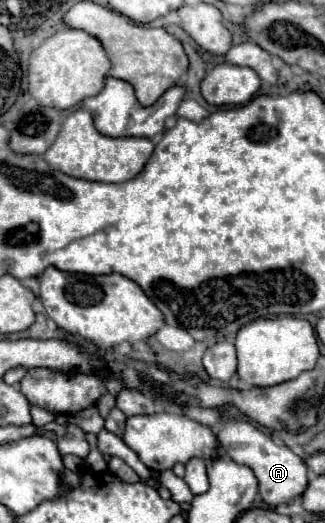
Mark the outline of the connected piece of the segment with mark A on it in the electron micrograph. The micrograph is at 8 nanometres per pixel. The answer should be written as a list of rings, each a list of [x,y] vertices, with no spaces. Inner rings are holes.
[[[222,415],[220,421],[222,421],[222,429],[216,433],[216,441],[220,449],[226,455],[230,455],[230,459],[234,459],[236,463],[244,463],[254,471],[260,487],[260,497],[266,505],[276,507],[304,493],[304,487],[308,485],[308,469],[292,449],[288,449],[286,445],[278,445],[268,433],[256,429],[248,421],[234,419],[228,415]]]

